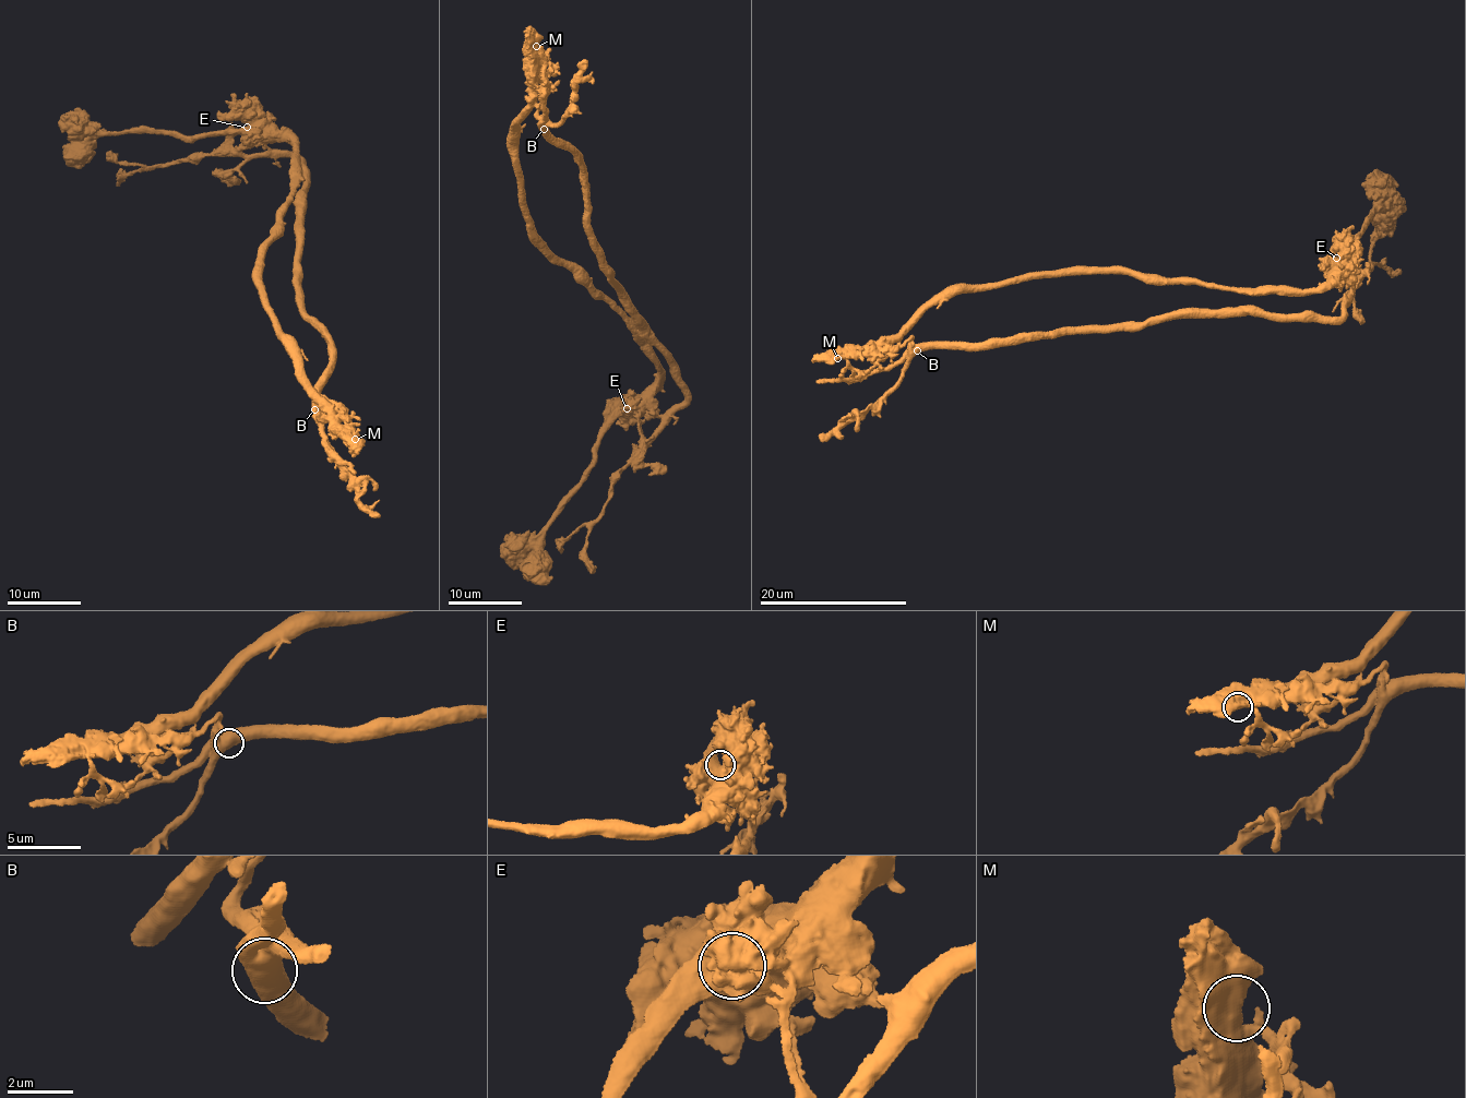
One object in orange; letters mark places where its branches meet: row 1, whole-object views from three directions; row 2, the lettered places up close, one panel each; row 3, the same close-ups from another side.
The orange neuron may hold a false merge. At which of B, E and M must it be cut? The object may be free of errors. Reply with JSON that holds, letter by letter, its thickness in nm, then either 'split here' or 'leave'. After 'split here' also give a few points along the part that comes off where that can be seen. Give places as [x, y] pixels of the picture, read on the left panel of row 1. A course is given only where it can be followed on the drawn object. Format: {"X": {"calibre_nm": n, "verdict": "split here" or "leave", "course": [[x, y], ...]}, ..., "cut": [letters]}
{"B": {"calibre_nm": 800, "verdict": "leave"}, "E": {"calibre_nm": 850, "verdict": "leave"}, "M": {"calibre_nm": 950, "verdict": "split here", "course": [[354, 438], [333, 400], [317, 401], [329, 344], [298, 308], [291, 281], [300, 159], [199, 154], [120, 176]]}, "cut": ["M"]}

